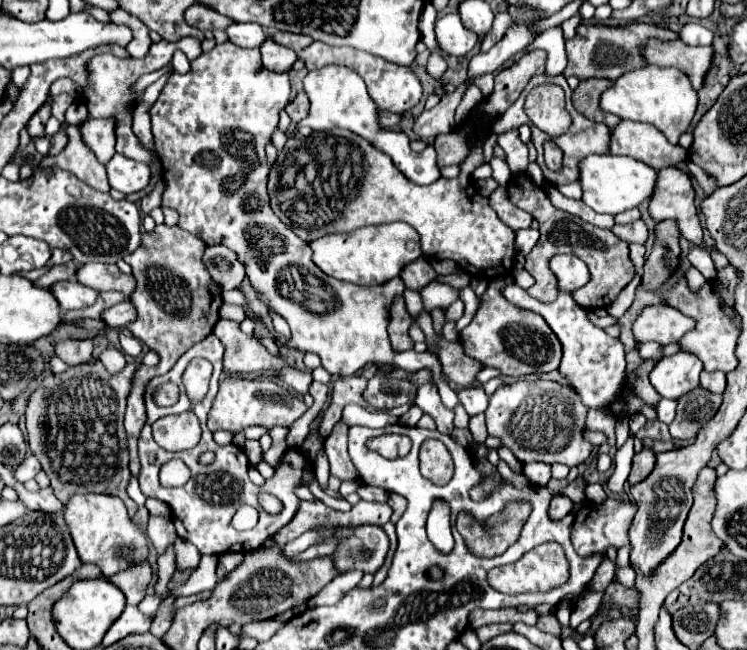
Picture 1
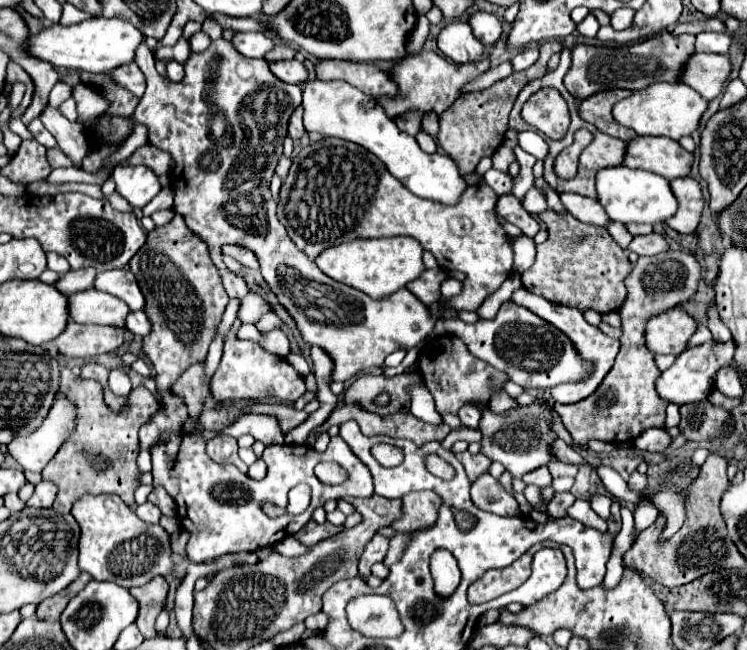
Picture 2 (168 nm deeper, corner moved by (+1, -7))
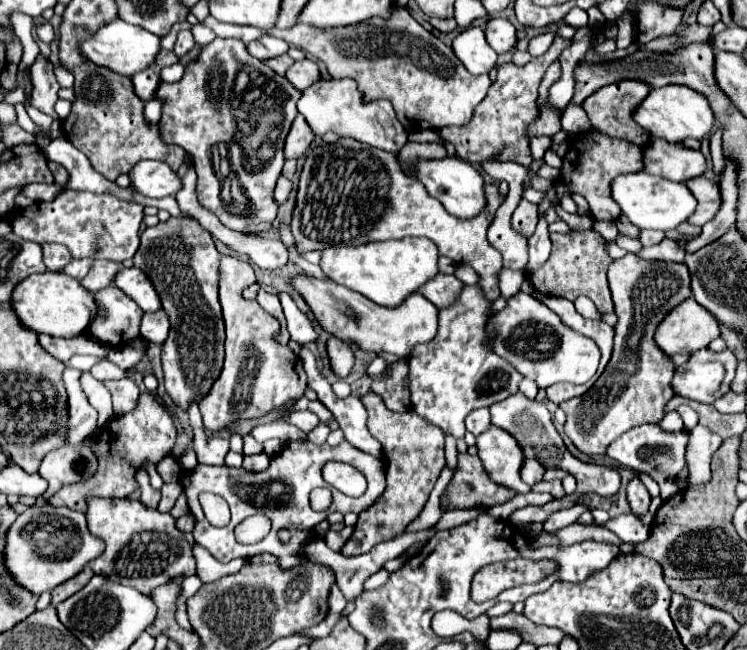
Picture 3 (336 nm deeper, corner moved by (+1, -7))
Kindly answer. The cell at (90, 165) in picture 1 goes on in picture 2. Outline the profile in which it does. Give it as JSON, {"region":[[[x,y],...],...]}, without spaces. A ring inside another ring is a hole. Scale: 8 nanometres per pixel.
{"region":[[[47,107],[41,115],[43,125],[57,139],[57,147],[71,159],[75,167],[83,165],[83,159],[91,153],[91,145],[87,141],[85,129],[81,123],[67,121],[57,109]]]}

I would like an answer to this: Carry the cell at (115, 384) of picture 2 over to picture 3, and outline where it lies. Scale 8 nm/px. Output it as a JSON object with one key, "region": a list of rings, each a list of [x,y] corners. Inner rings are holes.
{"region":[[[103,359],[103,361],[99,361],[97,365],[93,365],[89,373],[91,373],[95,379],[99,379],[99,381],[109,381],[109,379],[121,379],[121,377],[125,377],[125,371],[119,369],[119,367],[117,367],[115,363],[111,363],[109,359]]]}

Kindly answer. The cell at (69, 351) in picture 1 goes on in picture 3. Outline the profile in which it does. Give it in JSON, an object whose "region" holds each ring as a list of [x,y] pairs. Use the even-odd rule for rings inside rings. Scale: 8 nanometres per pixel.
{"region":[[[125,377],[119,381],[105,381],[105,385],[113,395],[113,411],[117,417],[123,413],[129,413],[137,405],[139,389],[131,379]]]}

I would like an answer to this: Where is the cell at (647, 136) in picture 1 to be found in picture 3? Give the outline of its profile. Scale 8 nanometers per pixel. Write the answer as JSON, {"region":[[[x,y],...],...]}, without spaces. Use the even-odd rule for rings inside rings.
{"region":[[[653,137],[645,145],[645,171],[671,181],[687,181],[703,175],[707,169],[701,151],[687,149],[679,143],[667,143],[665,139]]]}

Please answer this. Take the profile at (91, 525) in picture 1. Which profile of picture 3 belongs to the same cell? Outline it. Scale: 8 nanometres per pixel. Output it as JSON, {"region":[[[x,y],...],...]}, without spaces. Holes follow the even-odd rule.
{"region":[[[87,499],[87,525],[89,531],[101,537],[107,545],[105,553],[93,559],[89,567],[97,575],[105,575],[107,579],[135,587],[137,591],[151,595],[151,591],[159,585],[169,583],[177,577],[189,577],[195,573],[195,557],[191,543],[177,529],[171,513],[159,513],[143,505],[139,499]]]}

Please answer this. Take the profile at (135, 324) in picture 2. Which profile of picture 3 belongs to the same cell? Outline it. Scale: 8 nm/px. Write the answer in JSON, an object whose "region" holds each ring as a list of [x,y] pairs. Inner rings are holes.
{"region":[[[165,311],[145,313],[141,321],[141,337],[151,343],[163,343],[169,333],[169,317]]]}

